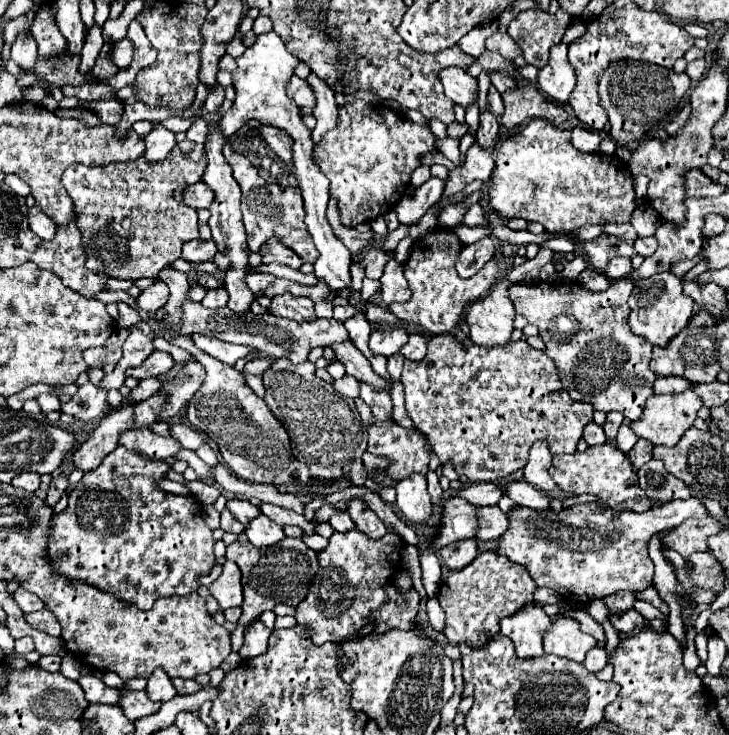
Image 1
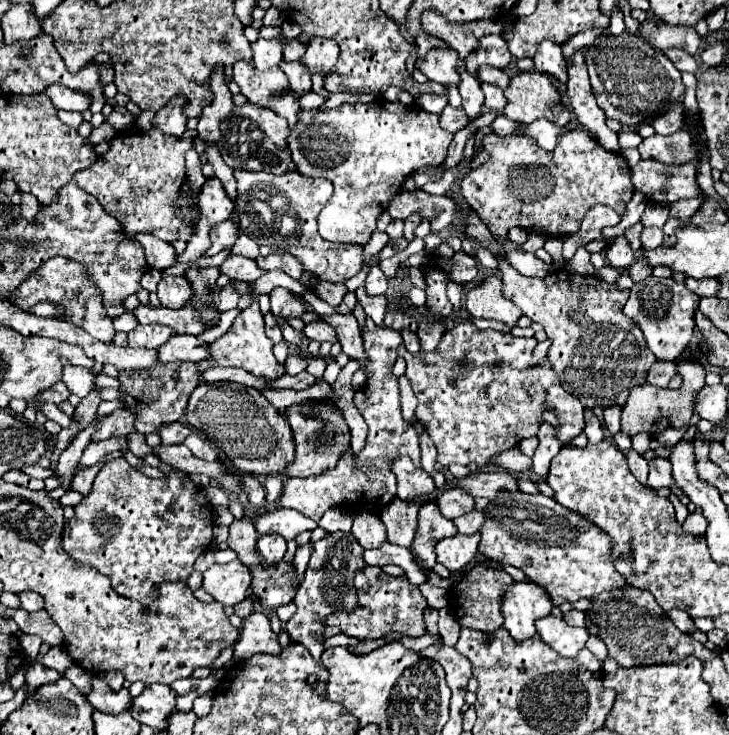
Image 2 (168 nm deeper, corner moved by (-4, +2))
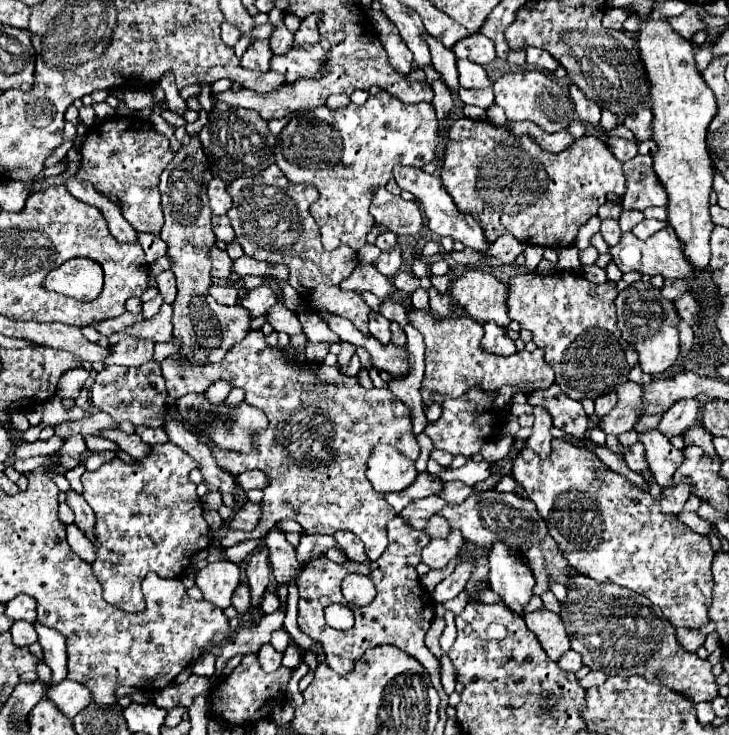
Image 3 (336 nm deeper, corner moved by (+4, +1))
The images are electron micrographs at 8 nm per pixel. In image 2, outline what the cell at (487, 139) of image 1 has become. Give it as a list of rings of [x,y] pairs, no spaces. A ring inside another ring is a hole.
[[[465,67],[459,69],[461,73],[461,97],[463,97],[463,109],[469,117],[479,117],[483,111],[483,91],[481,91],[481,83],[467,73]]]

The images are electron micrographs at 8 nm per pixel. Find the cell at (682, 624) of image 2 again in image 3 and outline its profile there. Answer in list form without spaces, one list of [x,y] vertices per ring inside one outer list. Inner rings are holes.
[[[677,630],[677,642],[679,646],[683,646],[687,652],[697,652],[703,644],[705,644],[705,634],[701,634],[699,630]]]

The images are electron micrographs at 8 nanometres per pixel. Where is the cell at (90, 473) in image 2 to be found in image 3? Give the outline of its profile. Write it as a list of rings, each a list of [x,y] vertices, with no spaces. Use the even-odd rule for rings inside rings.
[[[73,490],[67,492],[67,500],[65,502],[69,504],[69,508],[75,514],[75,526],[91,540],[93,548],[97,550],[99,548],[99,542],[95,542],[95,514],[93,514],[91,506],[85,502],[83,496],[75,494]]]

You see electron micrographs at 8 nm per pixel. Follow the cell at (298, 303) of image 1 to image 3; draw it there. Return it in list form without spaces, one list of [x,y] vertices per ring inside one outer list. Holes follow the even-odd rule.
[[[259,286],[259,288],[249,290],[243,296],[243,300],[239,302],[239,306],[243,306],[251,314],[251,318],[257,318],[257,316],[263,316],[267,312],[267,308],[271,308],[275,302],[277,302],[277,298],[275,298],[273,290],[267,286]]]

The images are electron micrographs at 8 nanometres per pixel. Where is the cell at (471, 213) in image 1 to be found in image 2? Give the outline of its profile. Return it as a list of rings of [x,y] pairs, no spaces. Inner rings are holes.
[[[421,189],[417,191],[401,191],[391,199],[389,215],[393,219],[407,219],[411,213],[421,213],[421,217],[431,221],[431,233],[439,233],[441,229],[449,227],[463,215],[463,207],[455,203],[451,197],[431,195]]]

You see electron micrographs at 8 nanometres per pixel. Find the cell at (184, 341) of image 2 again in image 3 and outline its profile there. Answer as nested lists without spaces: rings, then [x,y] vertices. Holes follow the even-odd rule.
[[[123,338],[119,344],[109,346],[111,354],[103,360],[105,366],[117,364],[117,366],[141,366],[149,360],[153,360],[153,346],[151,340],[137,340],[137,338]]]

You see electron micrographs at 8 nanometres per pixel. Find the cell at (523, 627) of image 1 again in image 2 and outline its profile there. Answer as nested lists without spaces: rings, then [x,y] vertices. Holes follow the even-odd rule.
[[[513,583],[503,597],[503,627],[515,641],[527,641],[537,635],[535,619],[551,615],[551,609],[551,597],[537,583]]]

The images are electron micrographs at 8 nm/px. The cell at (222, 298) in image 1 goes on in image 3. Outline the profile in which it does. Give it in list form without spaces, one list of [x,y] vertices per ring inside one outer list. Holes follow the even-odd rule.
[[[211,284],[209,286],[209,294],[219,302],[219,304],[227,304],[227,306],[231,306],[231,304],[237,304],[237,288],[233,288],[233,286],[215,286],[215,284]]]

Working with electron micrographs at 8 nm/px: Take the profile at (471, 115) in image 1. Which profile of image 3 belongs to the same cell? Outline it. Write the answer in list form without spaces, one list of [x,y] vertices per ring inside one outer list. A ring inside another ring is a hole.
[[[479,32],[455,42],[453,52],[455,52],[457,58],[467,58],[467,60],[471,60],[475,64],[481,64],[481,66],[485,66],[485,64],[495,60],[493,42],[487,36],[479,34]]]

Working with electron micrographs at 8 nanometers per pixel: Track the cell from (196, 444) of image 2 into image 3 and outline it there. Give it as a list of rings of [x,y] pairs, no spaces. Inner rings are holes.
[[[165,442],[151,448],[145,458],[137,458],[131,464],[121,458],[113,458],[93,472],[83,472],[83,498],[95,512],[95,530],[101,542],[97,560],[93,562],[93,574],[103,586],[105,602],[111,606],[125,612],[143,612],[145,598],[141,582],[147,572],[157,572],[161,578],[179,578],[189,568],[191,556],[211,544],[211,532],[203,517],[204,510],[196,493],[196,485],[189,480],[189,474],[195,468],[199,468],[199,464],[189,454],[179,450],[173,442]]]

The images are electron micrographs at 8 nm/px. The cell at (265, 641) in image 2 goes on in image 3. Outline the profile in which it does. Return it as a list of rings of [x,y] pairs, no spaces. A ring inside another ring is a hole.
[[[265,644],[259,650],[259,664],[265,672],[275,672],[281,666],[281,654],[271,644]]]

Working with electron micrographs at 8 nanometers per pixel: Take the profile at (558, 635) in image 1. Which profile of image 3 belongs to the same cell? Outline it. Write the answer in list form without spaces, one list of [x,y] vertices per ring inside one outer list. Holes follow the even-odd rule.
[[[537,610],[525,616],[525,624],[533,634],[537,634],[539,644],[551,660],[559,660],[559,656],[569,650],[569,638],[557,614],[549,610]]]

